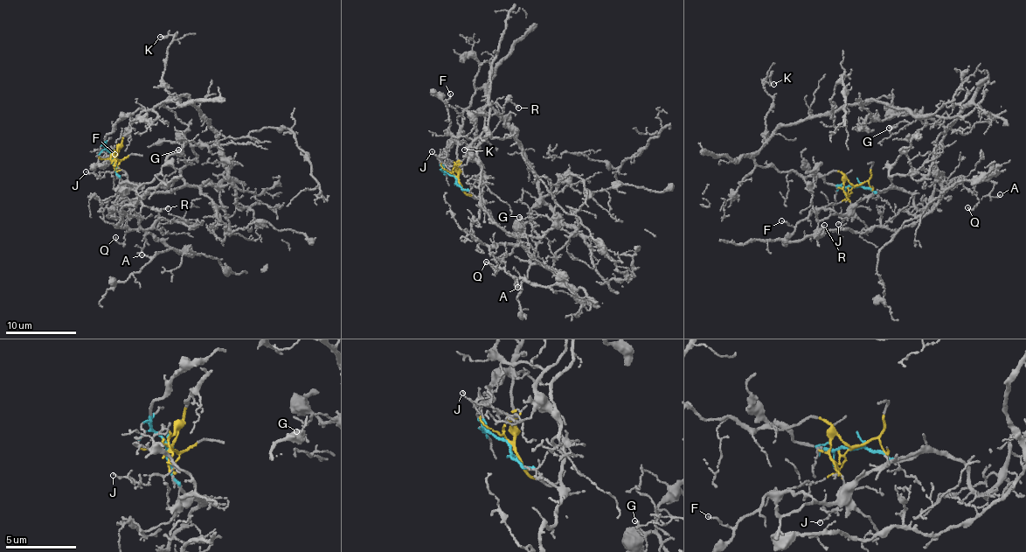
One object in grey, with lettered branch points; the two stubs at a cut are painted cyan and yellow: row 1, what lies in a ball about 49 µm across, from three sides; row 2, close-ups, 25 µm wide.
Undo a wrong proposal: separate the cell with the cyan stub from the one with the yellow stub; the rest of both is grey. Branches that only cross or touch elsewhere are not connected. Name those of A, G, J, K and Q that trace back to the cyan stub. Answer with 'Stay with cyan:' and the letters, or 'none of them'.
Stay with cyan: A, G, Q

